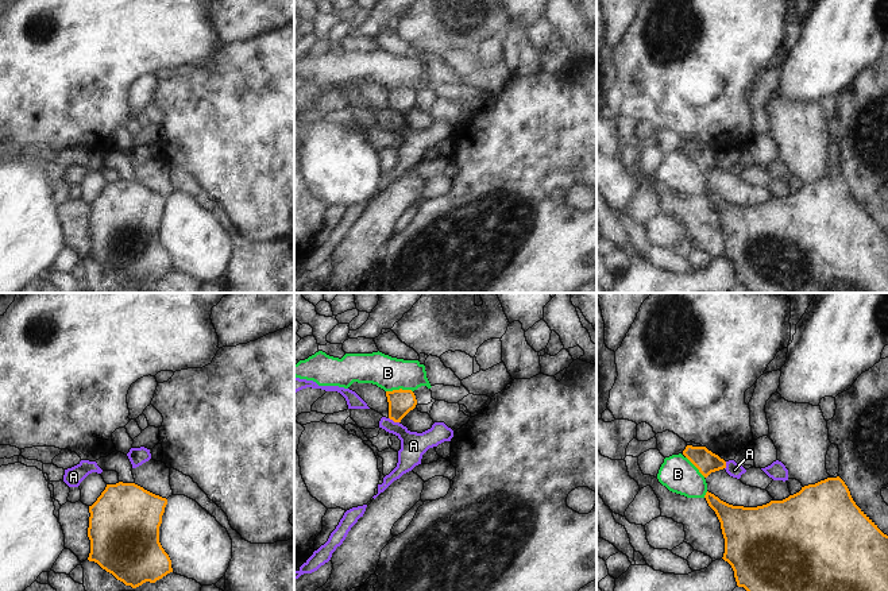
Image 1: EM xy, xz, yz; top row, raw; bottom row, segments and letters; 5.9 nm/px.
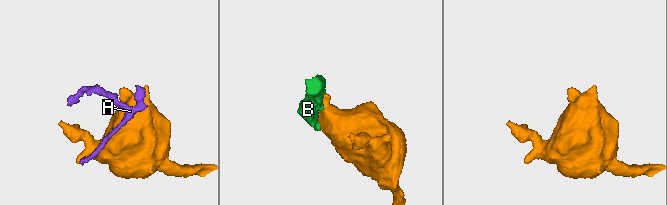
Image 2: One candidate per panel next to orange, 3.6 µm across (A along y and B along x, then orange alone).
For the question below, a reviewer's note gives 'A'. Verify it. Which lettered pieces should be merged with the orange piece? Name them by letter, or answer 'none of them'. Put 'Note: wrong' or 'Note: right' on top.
Note: wrong
none of them

